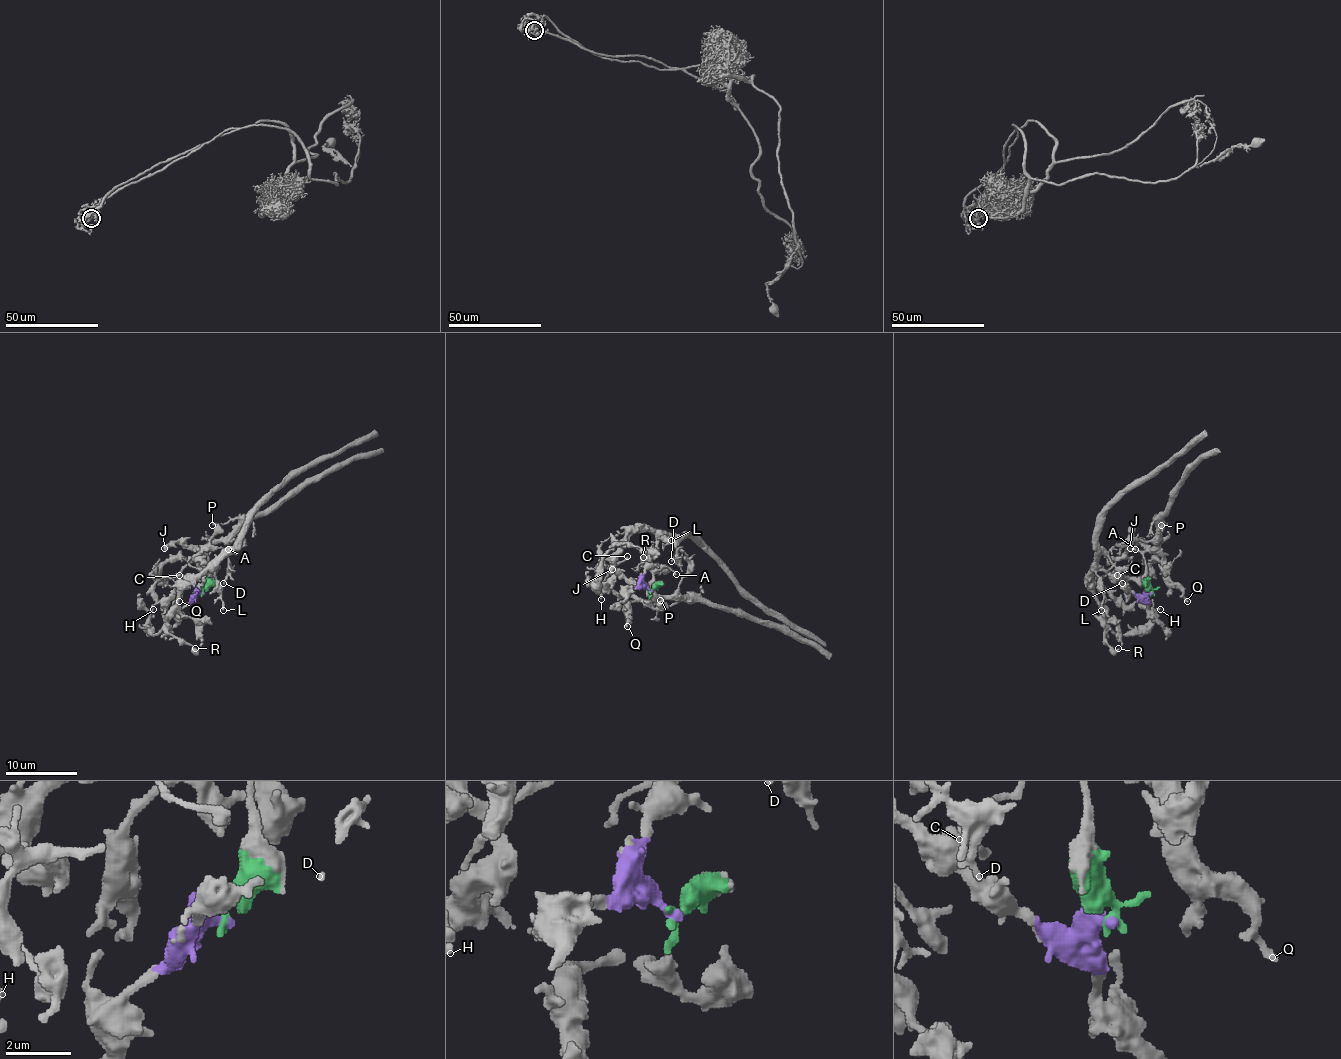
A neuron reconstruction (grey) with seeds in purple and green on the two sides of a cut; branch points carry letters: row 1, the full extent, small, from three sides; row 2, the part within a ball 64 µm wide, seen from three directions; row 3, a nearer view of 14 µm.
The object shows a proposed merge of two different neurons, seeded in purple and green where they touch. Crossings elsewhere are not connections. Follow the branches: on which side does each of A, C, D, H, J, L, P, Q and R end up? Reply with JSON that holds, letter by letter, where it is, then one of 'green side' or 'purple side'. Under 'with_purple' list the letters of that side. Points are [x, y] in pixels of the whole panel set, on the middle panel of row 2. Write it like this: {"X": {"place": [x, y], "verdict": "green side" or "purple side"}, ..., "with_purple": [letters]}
{"A": {"place": [676, 574], "verdict": "green side"}, "C": {"place": [627, 556], "verdict": "green side"}, "D": {"place": [671, 561], "verdict": "purple side"}, "H": {"place": [601, 599], "verdict": "purple side"}, "J": {"place": [612, 569], "verdict": "green side"}, "L": {"place": [671, 540], "verdict": "purple side"}, "P": {"place": [660, 600], "verdict": "green side"}, "Q": {"place": [627, 626], "verdict": "green side"}, "R": {"place": [643, 557], "verdict": "purple side"}, "with_purple": ["D", "H", "L", "R"]}

